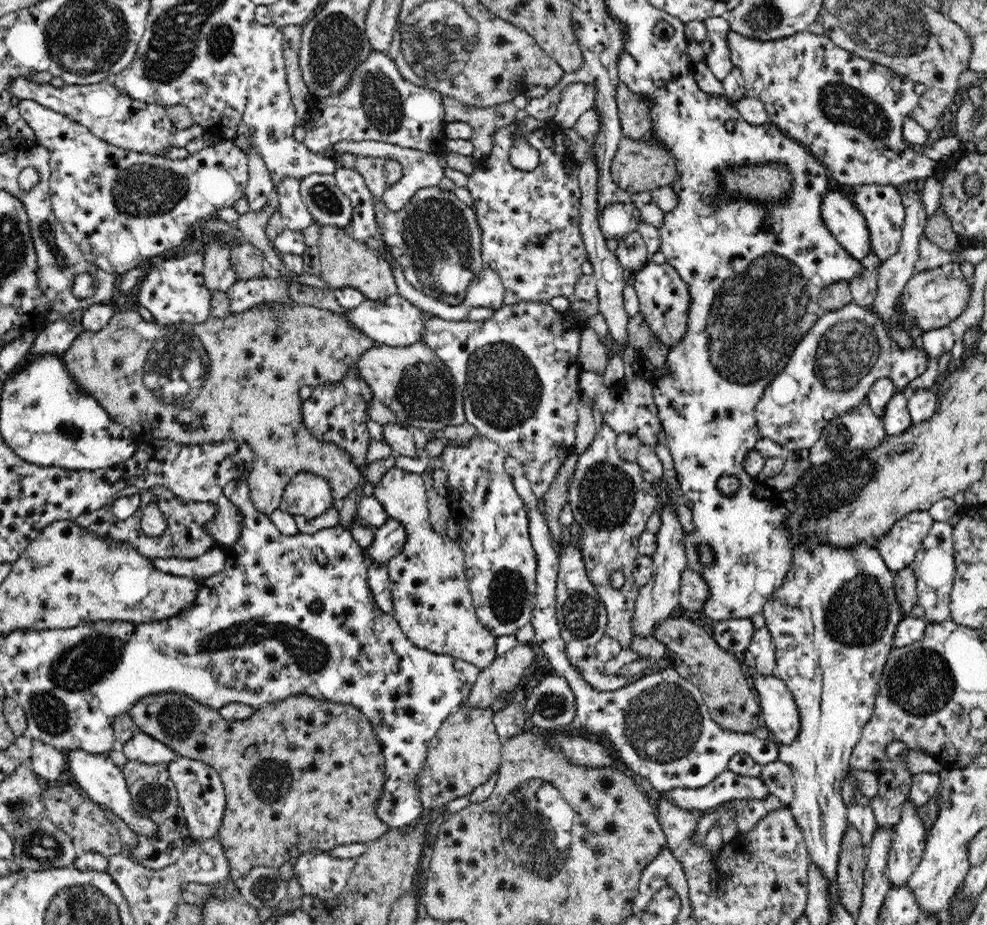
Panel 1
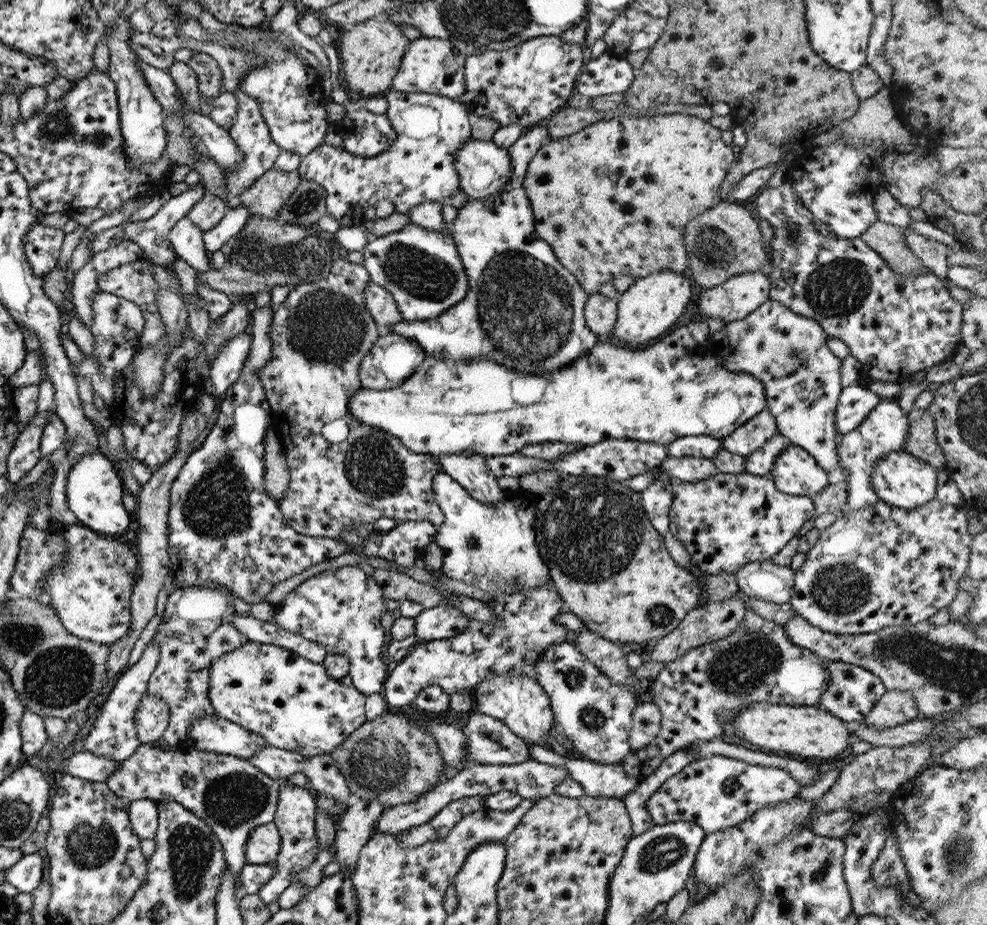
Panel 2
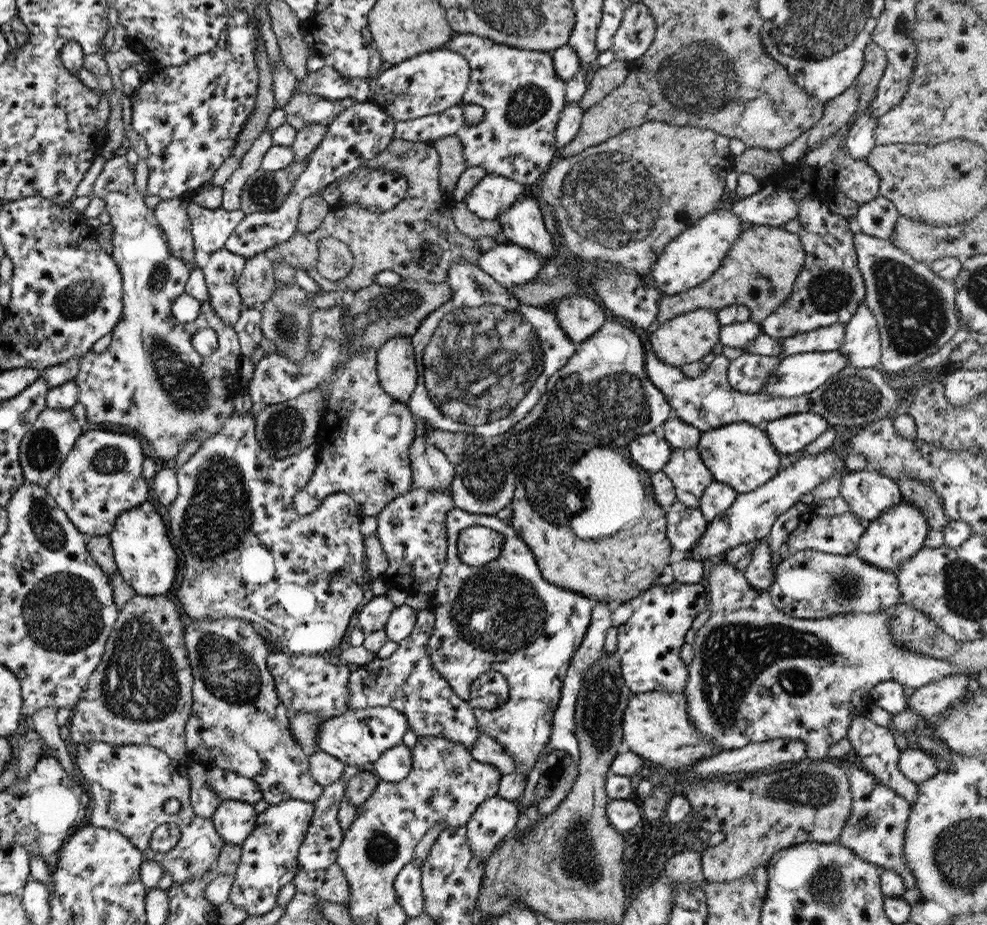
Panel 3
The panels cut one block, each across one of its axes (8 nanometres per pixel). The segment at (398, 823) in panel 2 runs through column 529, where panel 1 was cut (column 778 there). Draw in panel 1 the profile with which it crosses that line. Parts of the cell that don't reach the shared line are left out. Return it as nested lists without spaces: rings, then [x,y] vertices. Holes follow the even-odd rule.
[[[776,760],[762,767],[762,780],[770,794],[778,797],[784,804],[792,802],[795,780],[792,769],[785,762]]]

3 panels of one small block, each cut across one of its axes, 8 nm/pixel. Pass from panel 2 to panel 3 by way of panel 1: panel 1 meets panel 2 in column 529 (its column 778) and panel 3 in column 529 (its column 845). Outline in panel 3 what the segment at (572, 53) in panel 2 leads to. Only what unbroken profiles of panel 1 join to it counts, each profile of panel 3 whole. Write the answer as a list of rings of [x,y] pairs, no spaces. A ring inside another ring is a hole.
[[[455,34],[449,43],[449,50],[460,54],[470,66],[470,81],[465,96],[460,103],[442,112],[414,120],[397,121],[393,138],[427,143],[445,136],[457,136],[464,146],[466,168],[482,166],[486,173],[506,176],[526,186],[535,183],[552,164],[556,154],[555,130],[565,107],[565,82],[557,76],[551,53],[509,47],[474,34]],[[463,104],[481,105],[484,119],[479,124],[467,124]]]

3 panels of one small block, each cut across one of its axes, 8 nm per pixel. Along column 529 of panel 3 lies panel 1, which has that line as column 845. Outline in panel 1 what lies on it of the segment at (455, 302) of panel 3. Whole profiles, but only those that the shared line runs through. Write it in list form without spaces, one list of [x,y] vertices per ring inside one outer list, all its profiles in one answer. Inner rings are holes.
[[[852,302],[836,310],[821,310],[819,318],[791,352],[784,370],[768,384],[756,404],[755,417],[761,436],[773,440],[787,451],[812,448],[830,420],[860,408],[878,378],[893,380],[897,392],[902,392],[911,380],[924,374],[928,353],[915,345],[900,348],[886,328],[884,321],[870,306],[862,307]]]

